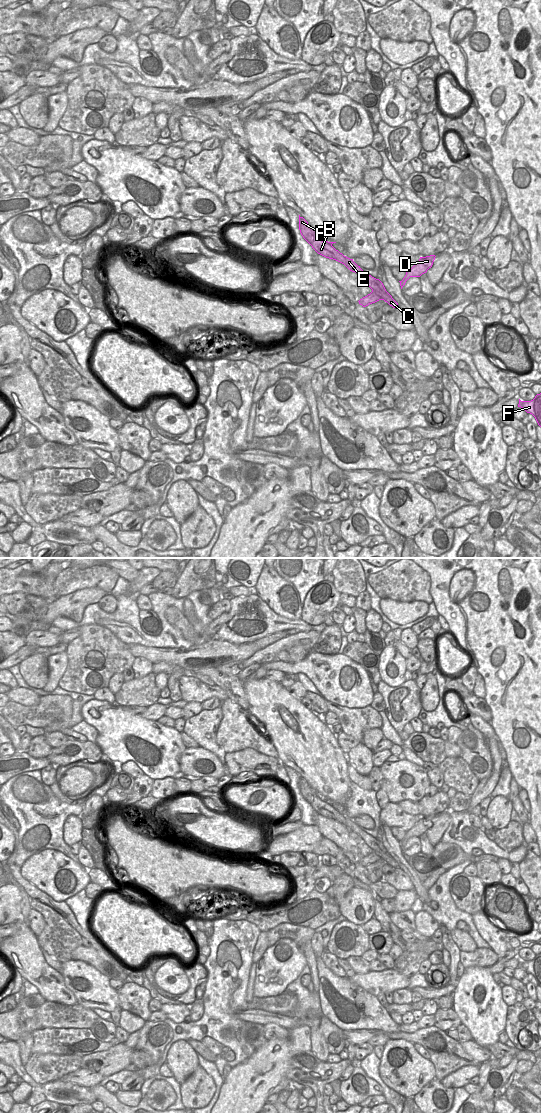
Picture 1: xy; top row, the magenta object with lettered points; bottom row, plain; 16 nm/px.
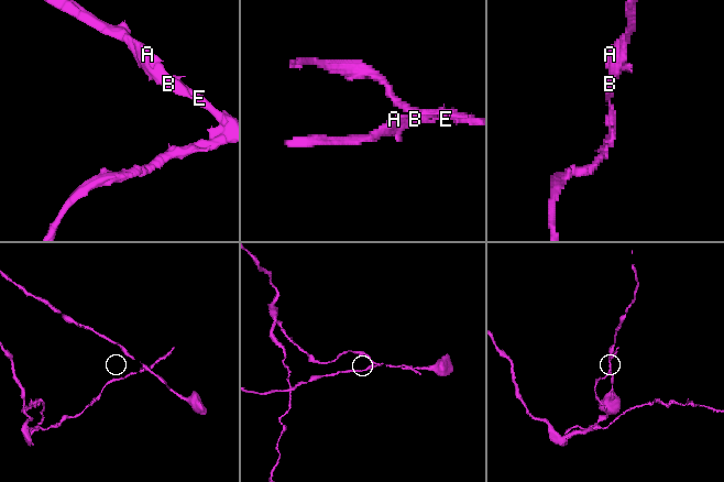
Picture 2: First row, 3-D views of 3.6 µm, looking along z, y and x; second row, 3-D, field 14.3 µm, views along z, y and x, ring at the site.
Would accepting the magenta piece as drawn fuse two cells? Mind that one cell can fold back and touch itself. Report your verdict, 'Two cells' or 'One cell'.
Two cells

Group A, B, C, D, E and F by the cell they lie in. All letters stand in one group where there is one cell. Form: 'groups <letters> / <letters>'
groups A B C E F / D

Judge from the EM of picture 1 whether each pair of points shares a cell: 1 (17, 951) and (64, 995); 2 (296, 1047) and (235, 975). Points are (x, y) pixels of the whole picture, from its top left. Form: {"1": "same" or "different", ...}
{"1": "same", "2": "different"}

